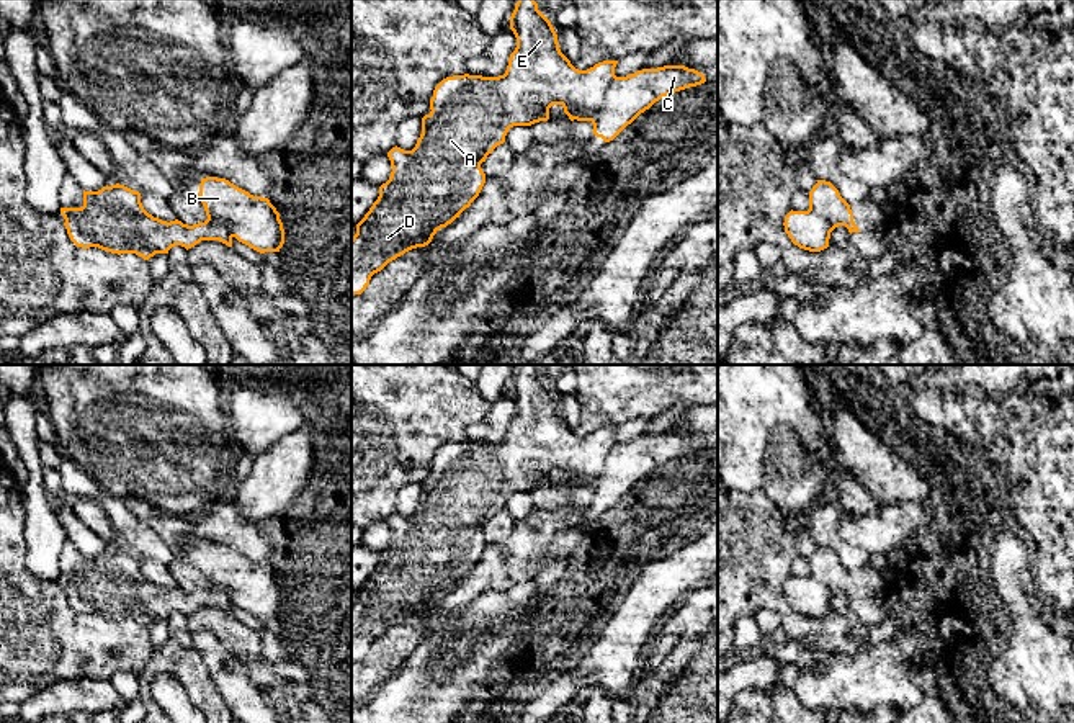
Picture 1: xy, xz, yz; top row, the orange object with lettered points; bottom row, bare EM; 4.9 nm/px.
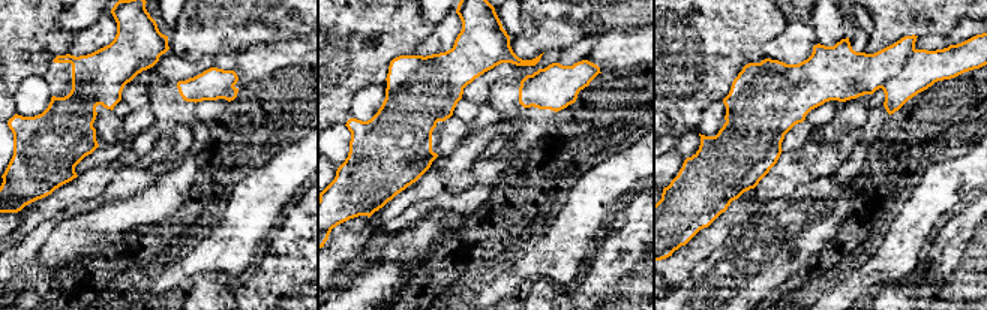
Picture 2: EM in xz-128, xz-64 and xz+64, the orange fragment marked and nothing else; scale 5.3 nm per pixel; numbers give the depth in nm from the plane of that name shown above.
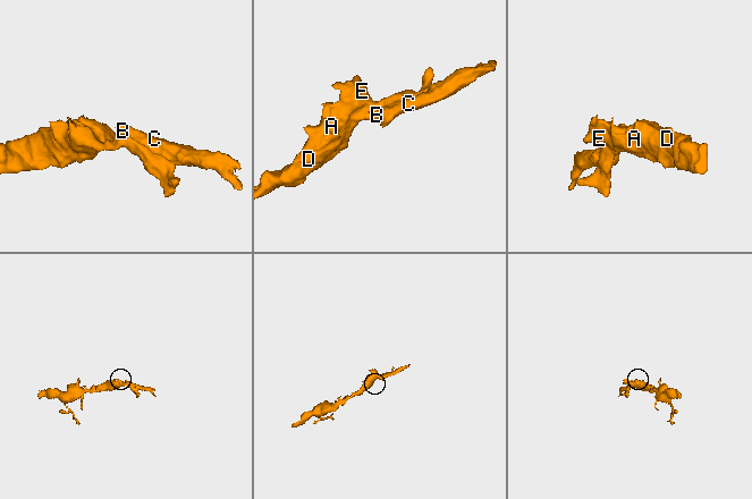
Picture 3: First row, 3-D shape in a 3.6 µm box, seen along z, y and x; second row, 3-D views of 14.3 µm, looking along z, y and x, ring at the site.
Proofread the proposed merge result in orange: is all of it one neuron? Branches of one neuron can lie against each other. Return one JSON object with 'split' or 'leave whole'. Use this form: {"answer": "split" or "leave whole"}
{"answer": "split"}

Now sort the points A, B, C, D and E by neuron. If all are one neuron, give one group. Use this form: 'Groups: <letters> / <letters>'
Groups: A D E / B C

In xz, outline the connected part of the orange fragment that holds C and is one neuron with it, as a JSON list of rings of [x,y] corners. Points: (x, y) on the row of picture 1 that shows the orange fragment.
[[[685,65],[642,69],[618,77],[605,92],[598,108],[579,113],[577,121],[590,121],[593,134],[605,142],[613,141],[641,113],[660,98],[705,83],[701,72]]]

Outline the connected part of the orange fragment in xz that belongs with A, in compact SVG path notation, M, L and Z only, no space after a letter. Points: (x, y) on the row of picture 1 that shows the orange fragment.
M518 0L510 16L517 47L503 75L453 75L433 90L430 113L422 118L422 134L412 150L392 147L387 152L391 177L379 186L379 196L356 224L351 237L351 296L361 294L374 273L405 252L425 247L433 236L451 224L479 196L486 173L481 164L505 142L513 126L531 126L549 119L549 108L561 105L571 121L595 110L606 88L618 79L618 61L603 61L587 70L575 69L561 52L551 21L535 0Z

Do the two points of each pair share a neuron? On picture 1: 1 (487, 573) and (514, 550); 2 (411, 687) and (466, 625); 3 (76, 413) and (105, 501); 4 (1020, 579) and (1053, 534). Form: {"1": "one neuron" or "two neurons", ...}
{"1": "one neuron", "2": "one neuron", "3": "two neurons", "4": "two neurons"}

